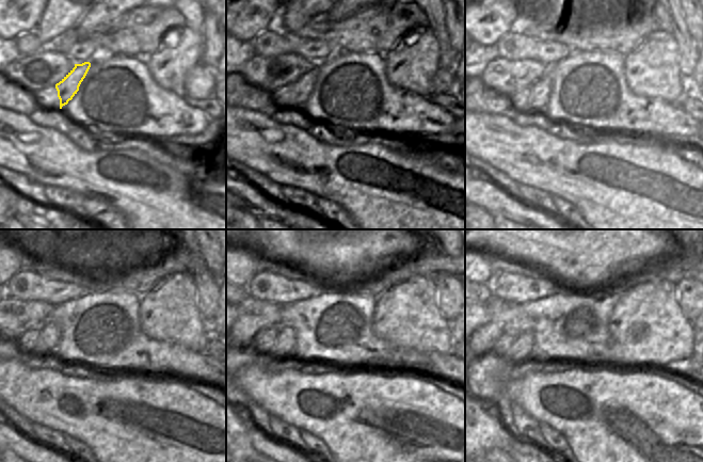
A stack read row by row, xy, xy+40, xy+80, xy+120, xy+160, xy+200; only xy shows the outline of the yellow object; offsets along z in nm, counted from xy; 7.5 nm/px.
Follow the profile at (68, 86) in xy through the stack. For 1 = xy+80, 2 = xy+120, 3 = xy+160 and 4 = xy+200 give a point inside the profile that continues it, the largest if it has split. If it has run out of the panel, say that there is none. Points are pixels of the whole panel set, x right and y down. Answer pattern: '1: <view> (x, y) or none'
1: xy+80 (539, 93)
2: xy+120 (50, 335)
3: xy+160 (286, 341)
4: xy+200 (523, 345)

